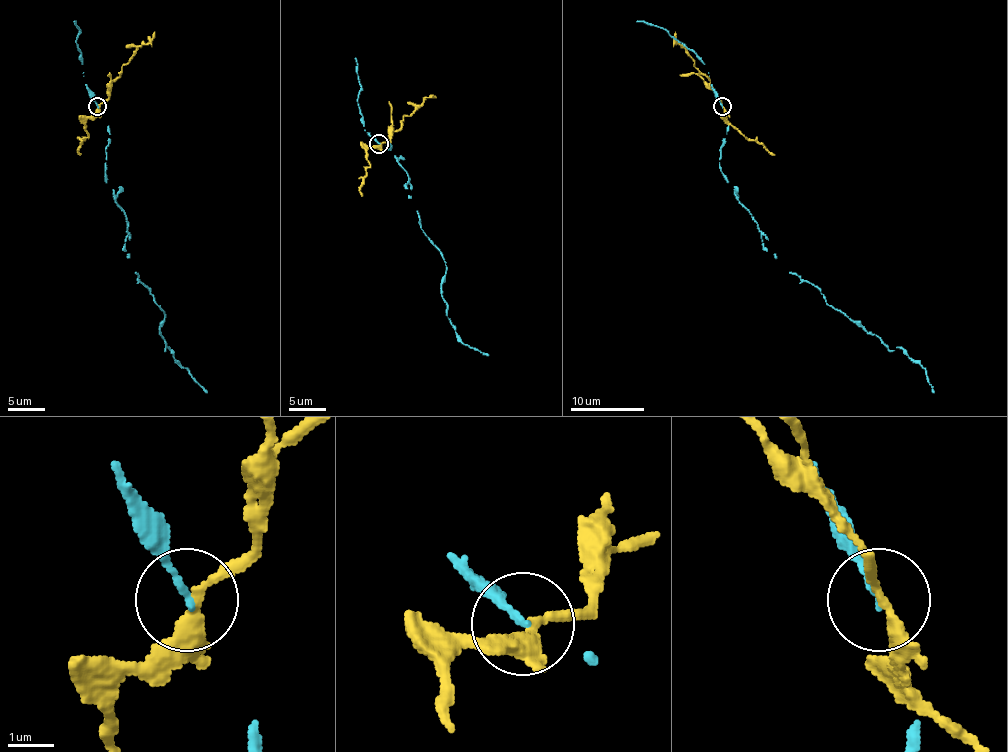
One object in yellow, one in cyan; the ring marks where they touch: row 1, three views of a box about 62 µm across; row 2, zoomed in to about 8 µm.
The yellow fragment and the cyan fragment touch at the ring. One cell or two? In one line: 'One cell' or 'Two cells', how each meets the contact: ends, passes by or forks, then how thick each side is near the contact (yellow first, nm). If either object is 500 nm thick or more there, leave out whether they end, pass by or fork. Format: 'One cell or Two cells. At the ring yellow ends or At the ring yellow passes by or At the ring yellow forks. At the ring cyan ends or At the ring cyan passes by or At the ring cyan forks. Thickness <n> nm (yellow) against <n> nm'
Two cells. At the ring yellow passes by. At the ring cyan ends. Thickness 240 nm (yellow) against 130 nm

